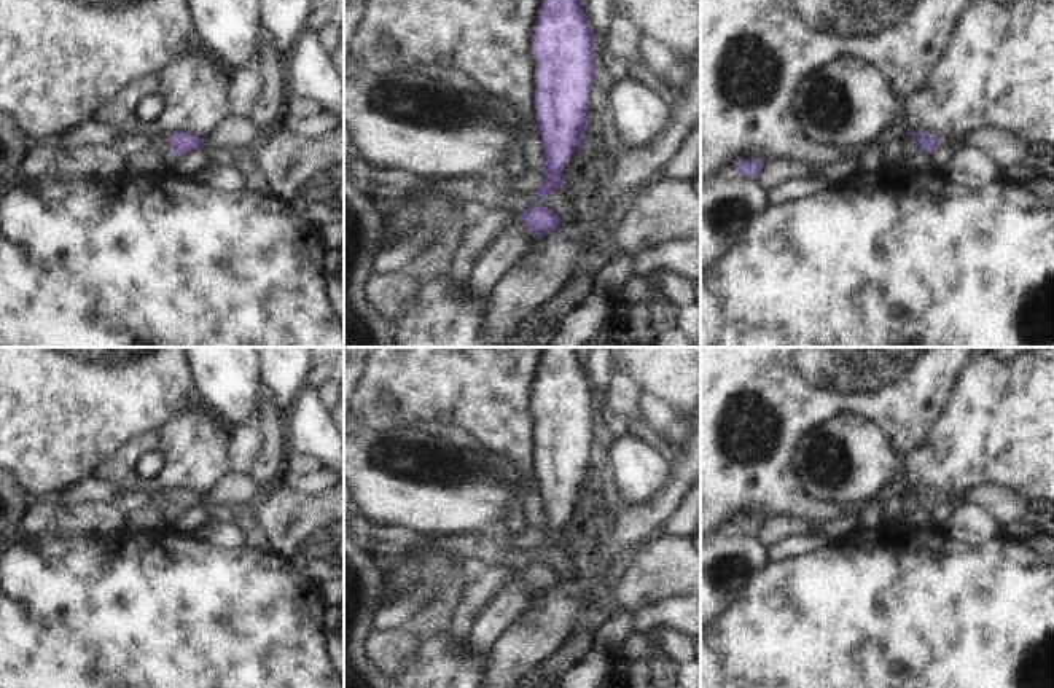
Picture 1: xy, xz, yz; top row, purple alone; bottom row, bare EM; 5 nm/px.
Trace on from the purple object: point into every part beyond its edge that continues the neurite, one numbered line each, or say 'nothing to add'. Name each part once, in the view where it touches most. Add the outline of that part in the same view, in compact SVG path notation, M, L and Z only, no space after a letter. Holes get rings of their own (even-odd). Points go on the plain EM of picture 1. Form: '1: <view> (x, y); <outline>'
1: xz (513, 601); M514 575L497 596L476 615L466 643L473 655L492 653L495 643L532 605L529 584Z

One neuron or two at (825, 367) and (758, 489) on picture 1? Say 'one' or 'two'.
one

